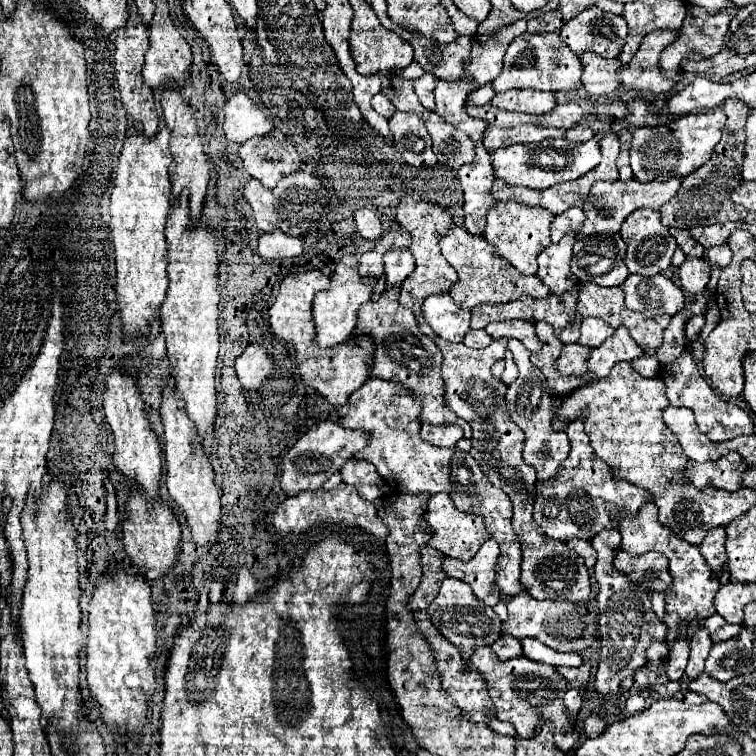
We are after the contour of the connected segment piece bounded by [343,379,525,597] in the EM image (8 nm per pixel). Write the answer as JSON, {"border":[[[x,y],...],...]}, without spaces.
{"border":[[[367,379],[363,383],[363,387],[359,387],[351,397],[349,397],[349,411],[347,415],[343,417],[343,427],[347,429],[361,429],[369,435],[369,445],[361,451],[357,451],[353,455],[353,459],[363,459],[363,461],[369,461],[377,467],[377,473],[383,477],[383,481],[387,485],[393,487],[393,491],[397,493],[409,493],[409,495],[421,495],[421,493],[427,493],[429,497],[443,491],[451,497],[453,505],[463,511],[463,513],[471,513],[471,515],[477,515],[483,519],[483,525],[487,529],[487,533],[501,545],[501,557],[497,559],[497,565],[495,565],[495,583],[499,587],[499,591],[505,595],[505,597],[513,597],[521,591],[525,591],[525,587],[521,585],[519,581],[519,565],[521,565],[521,545],[511,529],[511,501],[509,497],[493,487],[485,473],[479,469],[479,465],[475,463],[475,459],[467,453],[467,451],[461,451],[457,447],[451,447],[451,449],[441,449],[441,447],[435,447],[435,445],[429,445],[429,443],[423,443],[421,437],[419,437],[419,411],[421,411],[421,405],[419,401],[411,395],[411,391],[407,391],[403,385],[399,383],[393,383],[393,381],[385,381],[385,379]]]}

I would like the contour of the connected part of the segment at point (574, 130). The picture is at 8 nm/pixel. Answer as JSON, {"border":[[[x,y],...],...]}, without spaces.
{"border":[[[575,125],[567,131],[567,141],[573,141],[573,143],[587,143],[591,137],[595,135],[595,131],[589,127],[589,125]]]}

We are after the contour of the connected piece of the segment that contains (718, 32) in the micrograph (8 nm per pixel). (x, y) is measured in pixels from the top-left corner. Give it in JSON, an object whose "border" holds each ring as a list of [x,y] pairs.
{"border":[[[687,5],[687,15],[683,29],[677,33],[675,41],[667,45],[659,55],[659,71],[663,77],[675,77],[679,71],[679,61],[685,53],[703,53],[703,57],[713,57],[723,47],[723,37],[727,33],[731,15],[727,11],[705,13],[703,7]]]}

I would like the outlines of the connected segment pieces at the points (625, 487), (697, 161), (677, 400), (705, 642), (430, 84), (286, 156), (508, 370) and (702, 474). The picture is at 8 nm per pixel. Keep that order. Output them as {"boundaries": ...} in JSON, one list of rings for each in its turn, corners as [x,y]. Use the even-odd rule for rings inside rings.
{"boundaries":[[[[571,421],[567,427],[567,437],[571,441],[571,451],[569,457],[563,461],[565,467],[561,467],[555,477],[547,481],[537,481],[535,487],[533,519],[549,539],[591,539],[593,533],[599,533],[605,527],[617,527],[621,509],[635,513],[639,505],[651,501],[651,495],[647,491],[631,485],[629,481],[615,479],[609,471],[609,465],[595,457],[589,435],[583,429],[583,421]]],[[[715,109],[711,113],[687,113],[679,119],[659,125],[659,127],[639,127],[633,131],[631,141],[631,169],[635,179],[639,181],[667,181],[667,179],[683,179],[701,165],[707,163],[715,145],[721,139],[723,129],[723,111]]],[[[683,351],[669,367],[663,369],[661,373],[665,385],[667,385],[667,397],[671,401],[671,405],[681,405],[681,407],[689,407],[693,413],[695,413],[695,419],[697,419],[697,425],[699,429],[715,443],[721,443],[721,441],[729,441],[733,437],[739,437],[739,435],[753,435],[755,433],[755,423],[751,419],[751,415],[741,409],[739,405],[735,405],[733,401],[721,397],[719,393],[715,393],[715,389],[705,381],[697,361],[693,359],[691,351]]],[[[699,627],[691,639],[689,639],[689,663],[687,663],[687,669],[685,669],[685,675],[689,679],[695,679],[703,673],[703,663],[709,655],[709,649],[711,649],[711,639],[709,639],[709,633],[707,629]]],[[[425,73],[423,77],[419,77],[415,81],[415,91],[417,91],[417,97],[421,99],[421,103],[431,109],[435,105],[435,97],[433,97],[433,89],[435,89],[435,77],[431,73]]],[[[273,129],[263,137],[251,137],[239,147],[245,171],[255,179],[281,179],[299,169],[301,153],[293,139],[281,129]]],[[[507,351],[504,361],[505,361],[505,370],[501,376],[501,380],[506,385],[510,385],[517,378],[516,365],[513,361],[513,356],[510,351]]],[[[729,453],[717,461],[707,461],[707,463],[697,463],[689,459],[683,477],[699,489],[715,487],[725,491],[737,491],[741,487],[741,475],[745,471],[747,463],[741,459],[741,455]]]]}

